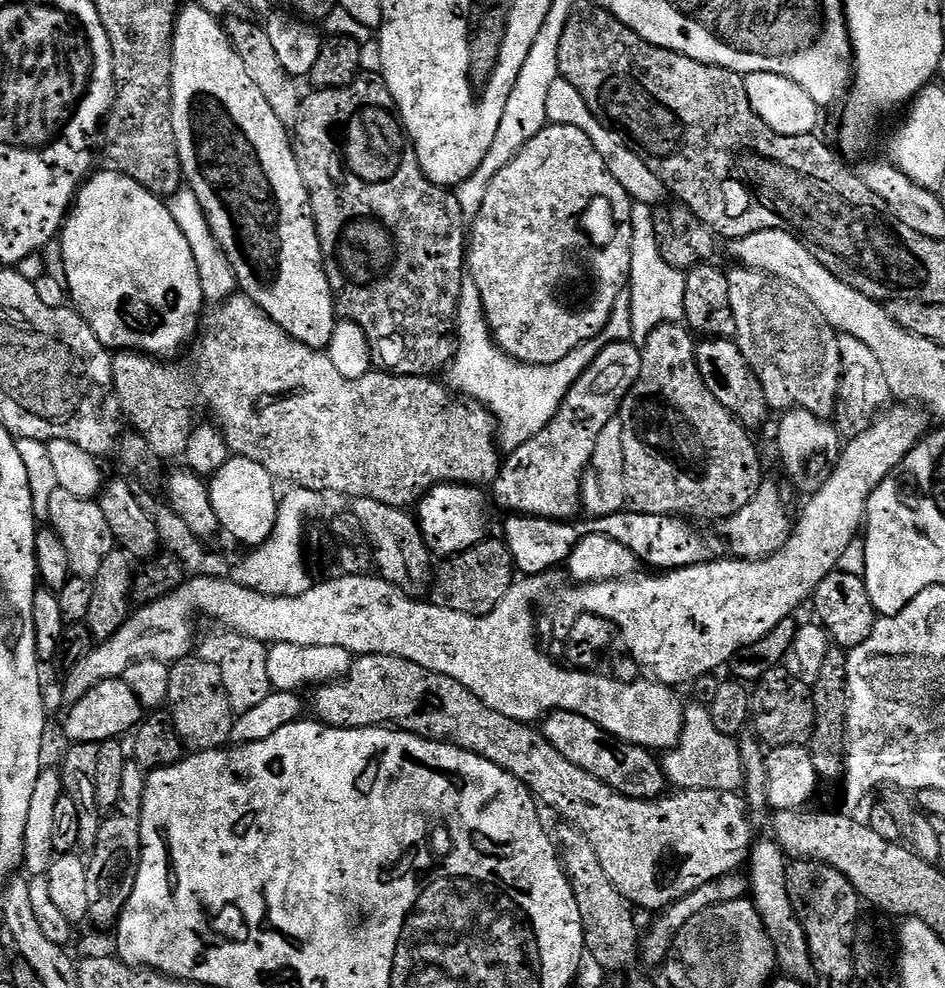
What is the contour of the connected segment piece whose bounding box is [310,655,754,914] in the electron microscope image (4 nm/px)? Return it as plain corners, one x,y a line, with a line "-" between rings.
358,656
351,662
353,664
349,666
348,673
341,680
333,678
328,683
319,685
313,691
316,693
312,696
312,704
310,700
310,708
311,711
312,708
316,711
315,719
319,723
328,724
331,728
382,728
387,726
401,732
412,732
416,736
424,736
427,740
442,740
445,744
457,744
458,747
465,748
467,752
473,752
490,762
494,762
494,766
506,770
512,777
526,785
528,791
532,793
533,797
543,807
545,804
546,807
553,808
561,816
559,818
561,821
571,824
573,828
576,828
588,839
590,846
594,846
594,854
598,854
598,862
602,862
602,870
606,870
607,877
610,878
617,890
637,909
639,907
649,908
650,911
654,912
653,914
659,913
675,903
676,900
686,898
688,892
698,890
704,883
712,883
724,875
735,873
741,867
742,858
749,855
754,843
752,820
748,817
750,809
747,799
740,792
689,788
687,790
673,791
673,796
665,794
655,800
635,800
629,796
623,796
615,792
610,786
603,784
598,778
586,774
586,770
574,766
574,762
569,762
562,754
558,754
558,750
554,750
554,746
550,746
550,742
545,738
543,731
539,727
532,724
521,724
518,720
506,718
506,714
498,714
498,710
490,710
490,706
486,706
473,692
466,690
466,686
462,686
462,682
454,682
454,678
450,678
446,674
438,674
434,670
426,670
426,666
418,666
418,662
407,660
406,658
398,658
397,656

